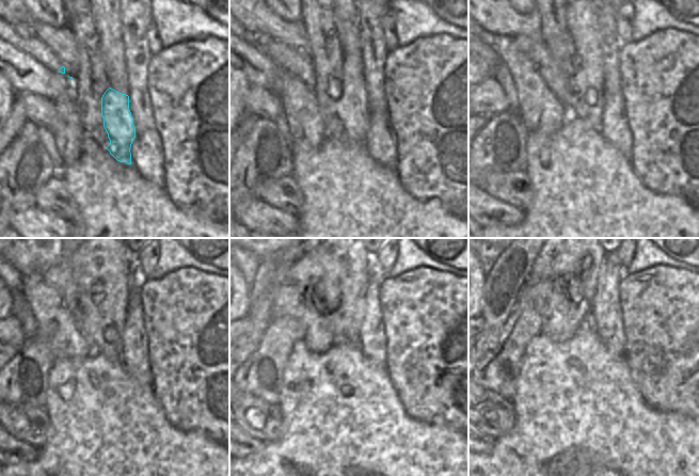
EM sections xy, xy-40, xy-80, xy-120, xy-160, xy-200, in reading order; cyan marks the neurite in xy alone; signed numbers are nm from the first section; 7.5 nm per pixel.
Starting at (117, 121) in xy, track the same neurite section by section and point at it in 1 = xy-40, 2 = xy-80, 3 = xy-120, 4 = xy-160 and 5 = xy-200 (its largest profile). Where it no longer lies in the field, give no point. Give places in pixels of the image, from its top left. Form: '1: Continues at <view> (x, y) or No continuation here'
1: Continues at xy-40 (352, 106)
2: Continues at xy-80 (578, 83)
3: Continues at xy-120 (100, 315)
4: Continues at xy-160 (344, 307)
5: Continues at xy-200 (577, 292)

